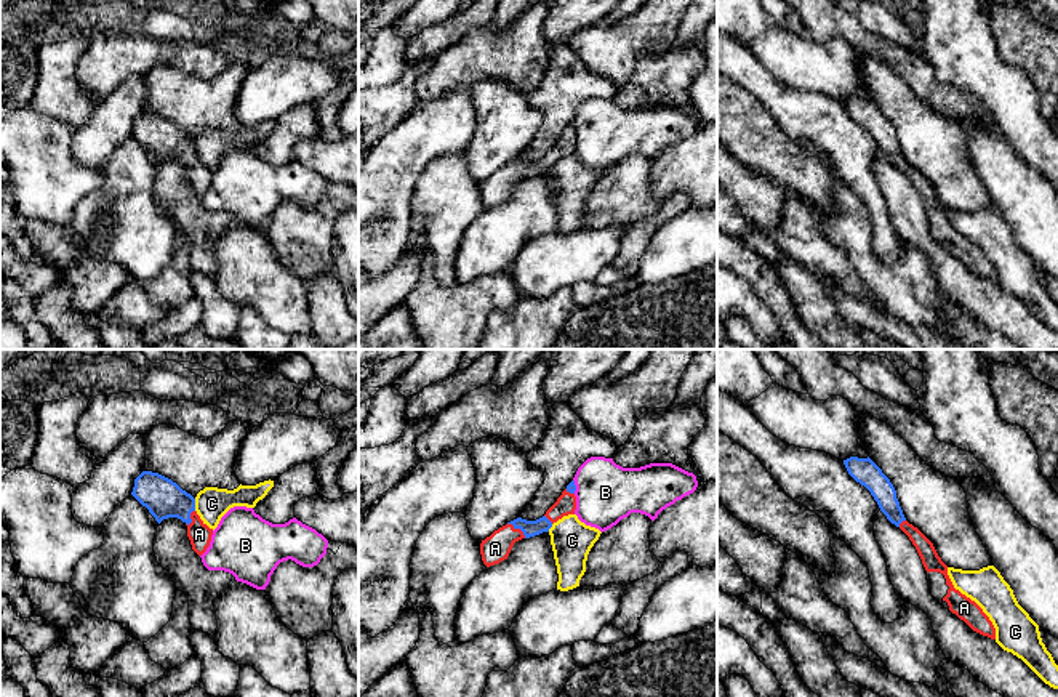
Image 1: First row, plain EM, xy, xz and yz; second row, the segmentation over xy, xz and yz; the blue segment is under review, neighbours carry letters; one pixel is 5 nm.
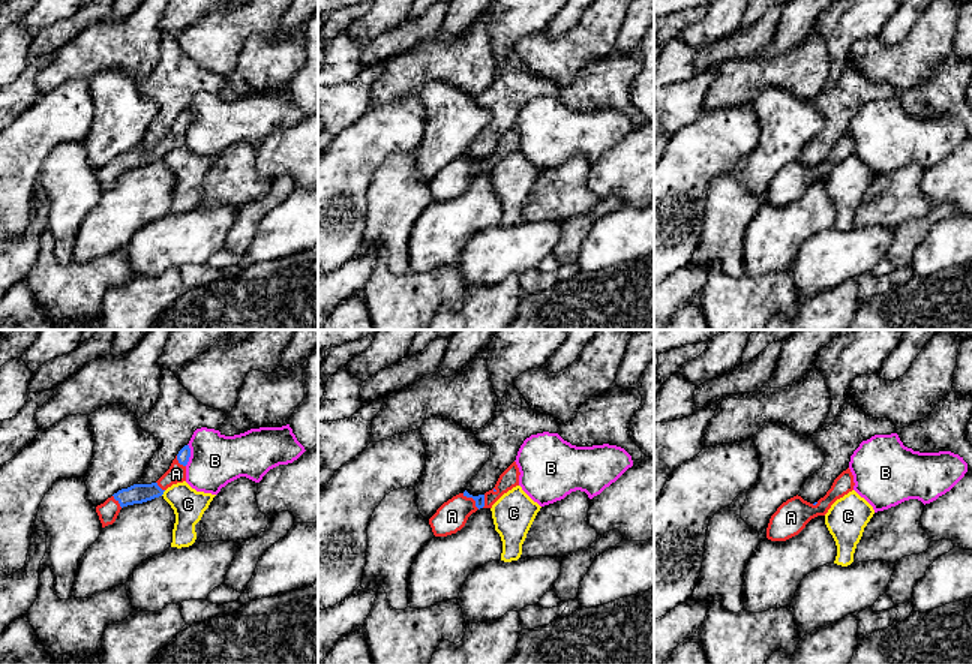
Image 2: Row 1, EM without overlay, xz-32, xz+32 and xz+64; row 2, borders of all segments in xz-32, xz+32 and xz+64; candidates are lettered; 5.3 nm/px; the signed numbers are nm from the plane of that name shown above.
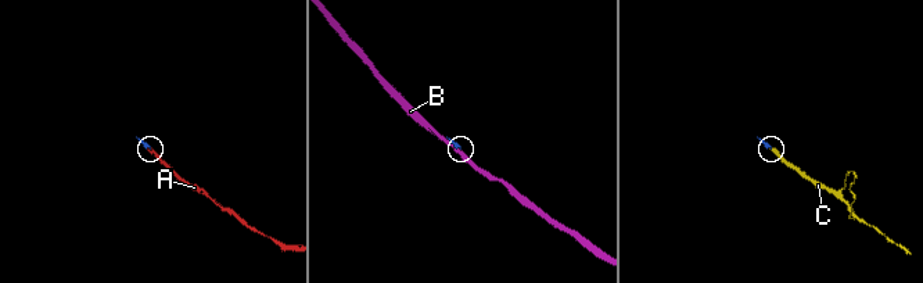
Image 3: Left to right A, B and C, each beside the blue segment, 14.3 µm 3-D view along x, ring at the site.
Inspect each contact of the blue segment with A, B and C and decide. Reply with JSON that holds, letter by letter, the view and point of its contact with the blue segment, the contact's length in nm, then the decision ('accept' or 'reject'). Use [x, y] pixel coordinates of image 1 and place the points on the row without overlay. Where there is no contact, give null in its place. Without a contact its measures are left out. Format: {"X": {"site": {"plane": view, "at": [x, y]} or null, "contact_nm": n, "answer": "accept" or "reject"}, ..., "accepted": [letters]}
{"A": {"site": {"plane": "xz", "at": [517, 169]}, "contact_nm": 120, "answer": "accept"}, "B": {"site": {"plane": "xz", "at": [575, 127]}, "contact_nm": 70, "answer": "reject"}, "C": {"site": {"plane": "xy", "at": [194, 146]}, "contact_nm": 60, "answer": "reject"}, "accepted": ["A"]}

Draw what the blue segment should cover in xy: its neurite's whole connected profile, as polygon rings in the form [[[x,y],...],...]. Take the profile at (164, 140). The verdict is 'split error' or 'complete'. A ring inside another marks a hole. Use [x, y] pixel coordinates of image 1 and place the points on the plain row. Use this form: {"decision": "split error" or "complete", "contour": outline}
{"decision": "split error", "contour": [[[142,112],[134,120],[131,136],[149,151],[160,165],[163,160],[178,159],[187,167],[192,191],[202,197],[210,187],[213,170],[210,170],[195,152],[195,139],[171,120]]]}

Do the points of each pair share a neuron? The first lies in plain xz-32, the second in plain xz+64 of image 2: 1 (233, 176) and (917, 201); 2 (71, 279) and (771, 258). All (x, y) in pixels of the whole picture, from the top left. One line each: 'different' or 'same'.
1: same
2: different

